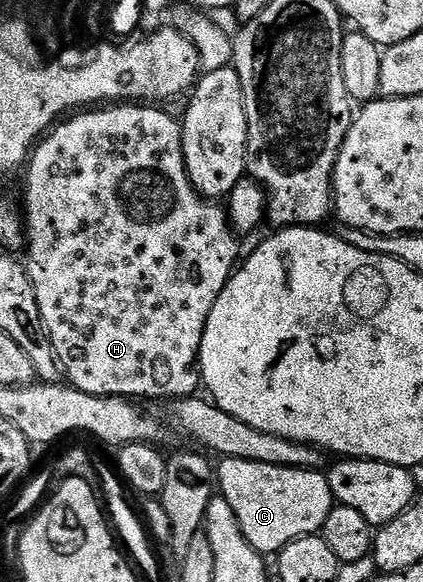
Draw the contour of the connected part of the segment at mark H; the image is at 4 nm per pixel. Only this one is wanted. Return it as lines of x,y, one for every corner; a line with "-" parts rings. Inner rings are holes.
118,103
113,107
98,107
93,111
79,112
77,115
66,119
71,119
71,121
63,120
61,123
55,124
37,142
36,148
31,152
28,164
24,169
24,174
26,173
26,209
24,205
24,245
26,248
25,253
27,252
26,257
24,256
24,264
26,266
26,274
30,277
32,287
36,291
36,303
40,307
40,315
44,319
44,327
48,331
50,342
58,356
58,363
62,367
65,380
73,385
74,388
84,391
88,395
96,395
97,397
124,397
127,399
142,399
138,397
170,397
169,399
181,399
183,397
195,396
199,392
198,389
200,389
198,352
204,339
204,327
208,323
208,315
212,315
212,307
216,303
216,299
220,299
220,291
224,291
224,287
230,281
231,273
234,272
240,261
240,254
238,252
239,238
230,227
227,210
223,206
221,209
218,206
221,204
217,200
202,197
192,187
192,183
186,174
186,164
184,163
184,155
182,154
182,126
175,118
173,121
162,109
165,108
151,107
146,103

